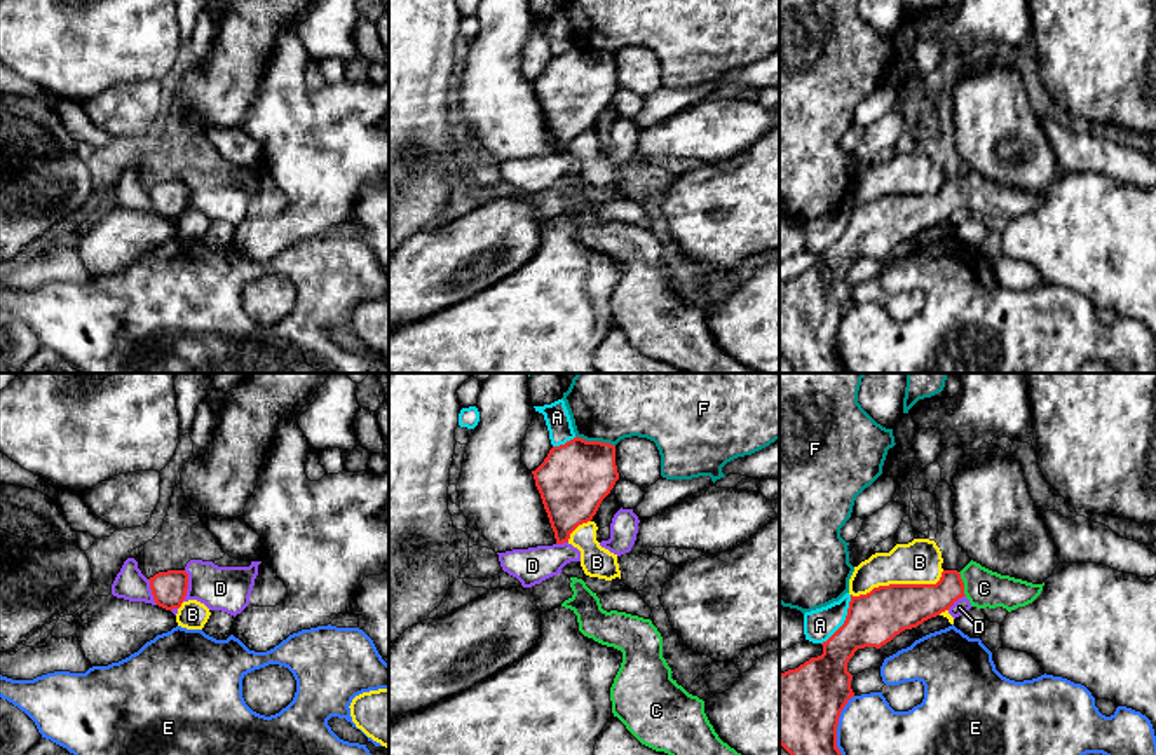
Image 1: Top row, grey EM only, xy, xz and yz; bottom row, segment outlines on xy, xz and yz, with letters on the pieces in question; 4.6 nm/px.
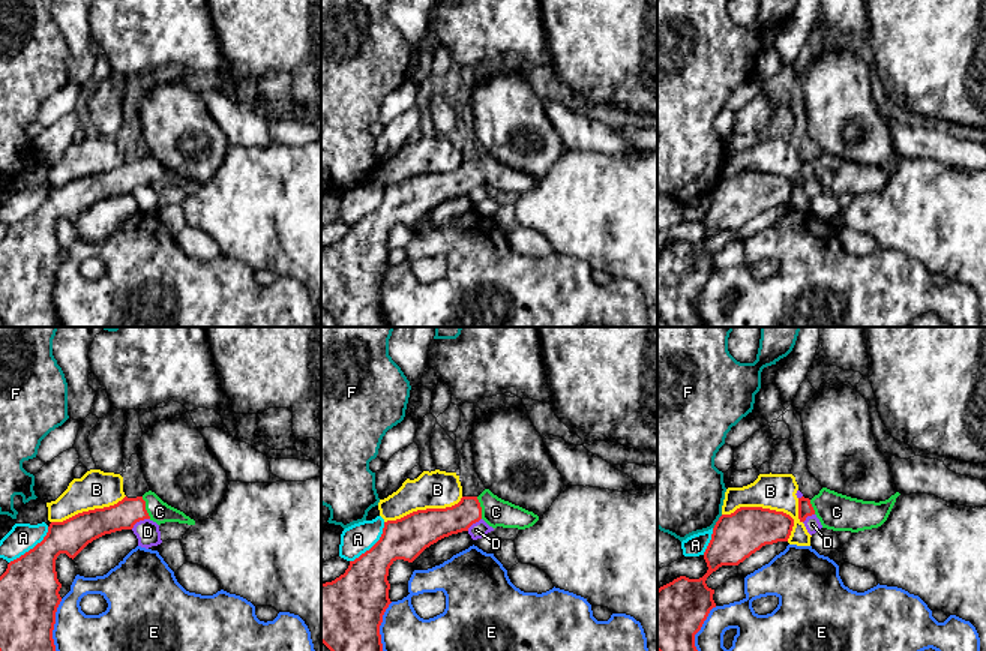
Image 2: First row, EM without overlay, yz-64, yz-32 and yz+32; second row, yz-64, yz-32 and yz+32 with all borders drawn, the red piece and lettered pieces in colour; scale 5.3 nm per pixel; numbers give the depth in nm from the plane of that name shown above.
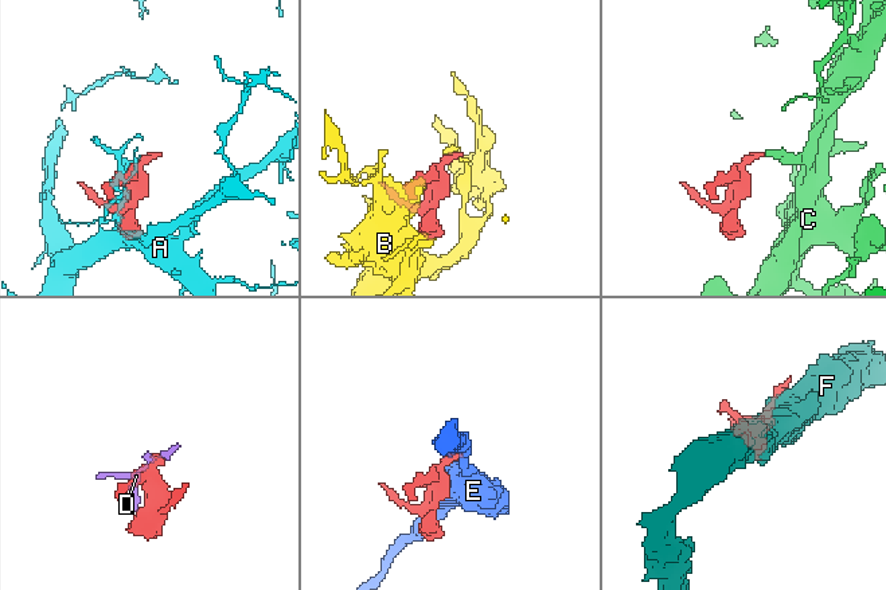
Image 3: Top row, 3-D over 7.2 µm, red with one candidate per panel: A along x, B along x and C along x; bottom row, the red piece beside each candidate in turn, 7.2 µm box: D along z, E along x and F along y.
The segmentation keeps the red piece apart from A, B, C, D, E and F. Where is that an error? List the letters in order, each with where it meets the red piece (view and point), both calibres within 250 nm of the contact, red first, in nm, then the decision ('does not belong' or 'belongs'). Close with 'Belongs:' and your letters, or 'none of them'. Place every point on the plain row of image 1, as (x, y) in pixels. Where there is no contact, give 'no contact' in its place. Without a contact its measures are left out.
A: yz (846, 229) | 240/150 nm | does not belong
B: yz (898, 194) | 240/200 nm | does not belong
C: yz (963, 194) | 190/180 nm | belongs
D: xy (187, 196) | 160/200 nm | does not belong
E: yz (836, 339) | 360/360 nm | does not belong
F: xz (595, 51) | 320/240 nm | does not belong
Belongs: C

